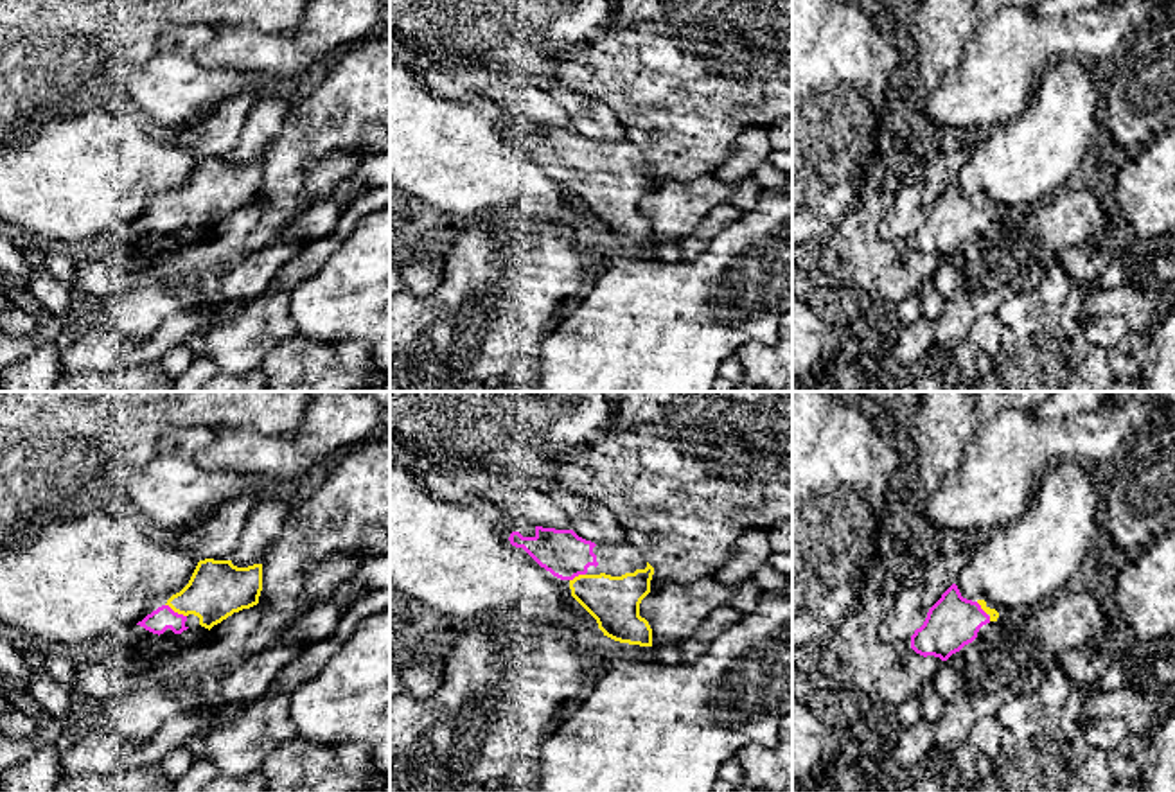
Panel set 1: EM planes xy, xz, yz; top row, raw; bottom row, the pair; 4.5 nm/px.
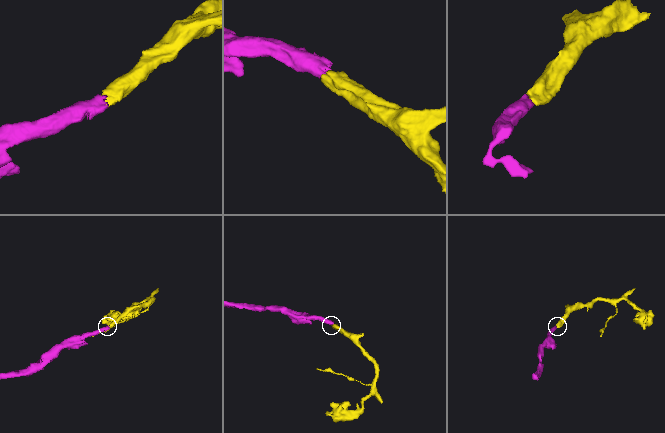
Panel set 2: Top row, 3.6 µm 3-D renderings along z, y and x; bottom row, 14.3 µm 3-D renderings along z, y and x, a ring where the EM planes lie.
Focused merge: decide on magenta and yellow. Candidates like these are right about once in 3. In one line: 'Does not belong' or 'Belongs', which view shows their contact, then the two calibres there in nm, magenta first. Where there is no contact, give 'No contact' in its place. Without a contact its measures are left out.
Belongs. Touches magenta in xy. Thickness 100 nm (magenta) against 260 nm

